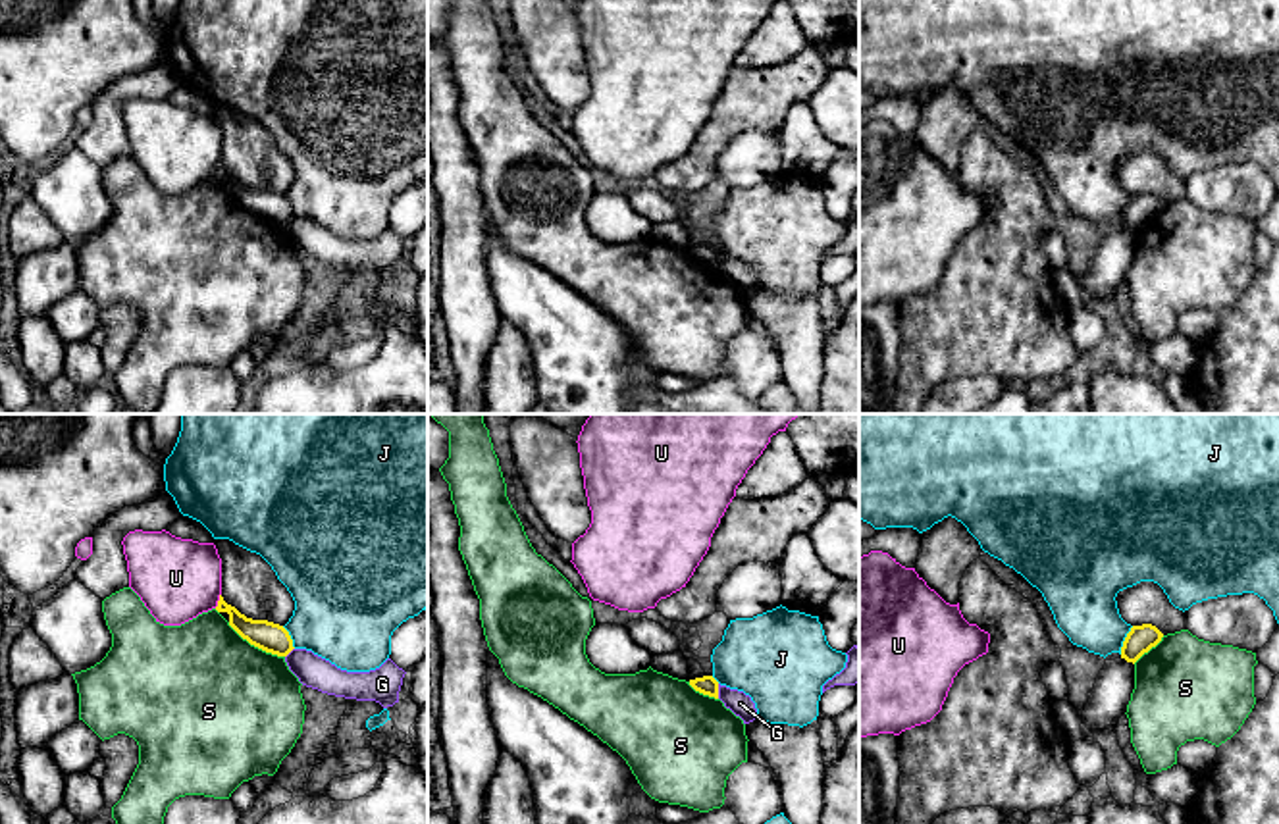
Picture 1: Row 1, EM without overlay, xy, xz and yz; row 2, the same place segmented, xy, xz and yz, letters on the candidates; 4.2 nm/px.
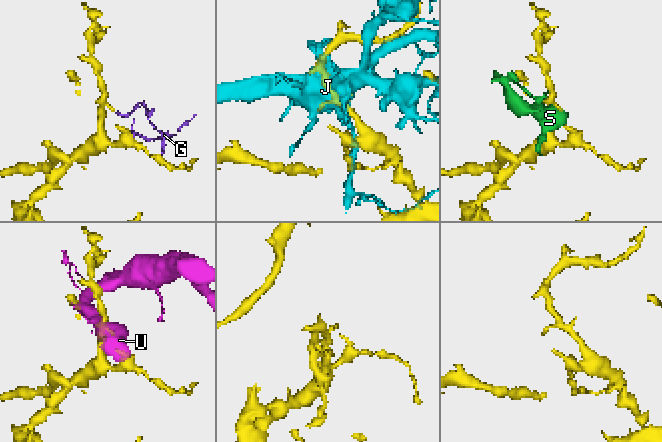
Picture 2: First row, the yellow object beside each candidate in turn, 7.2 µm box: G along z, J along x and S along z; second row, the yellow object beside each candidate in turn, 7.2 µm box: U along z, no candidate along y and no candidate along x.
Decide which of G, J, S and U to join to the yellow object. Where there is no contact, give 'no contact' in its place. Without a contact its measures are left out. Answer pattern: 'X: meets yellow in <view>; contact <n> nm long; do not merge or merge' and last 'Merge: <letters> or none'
G: meets yellow in xz; contact 60 nm long; do not merge
J: meets yellow in yz; contact 130 nm long; do not merge
S: meets yellow in xy; contact 280 nm long; do not merge
U: meets yellow in xy; contact 70 nm long; do not merge
Merge: none

